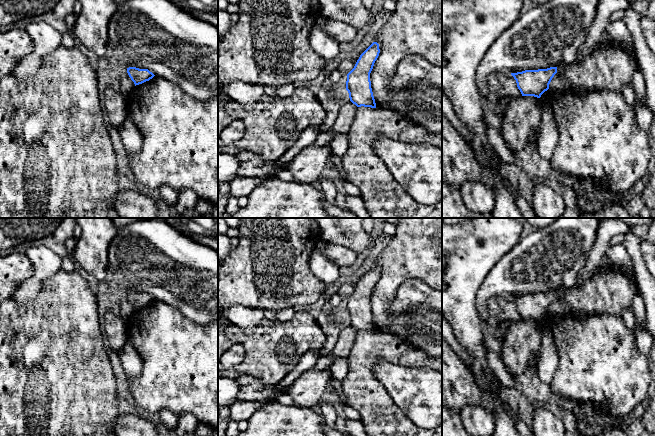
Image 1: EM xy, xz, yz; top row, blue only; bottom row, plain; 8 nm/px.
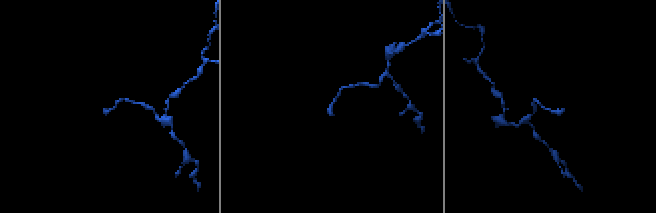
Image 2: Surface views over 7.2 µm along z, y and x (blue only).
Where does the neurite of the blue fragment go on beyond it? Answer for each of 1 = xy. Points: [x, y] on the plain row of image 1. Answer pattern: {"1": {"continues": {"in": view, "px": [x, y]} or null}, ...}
{"1": {"continues": null}}

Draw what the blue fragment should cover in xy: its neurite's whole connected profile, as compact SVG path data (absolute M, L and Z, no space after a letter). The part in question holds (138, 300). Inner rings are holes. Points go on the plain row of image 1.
M136 291L127 292L127 297L131 304L134 306L135 310L149 305L155 300L148 293L139 293Z

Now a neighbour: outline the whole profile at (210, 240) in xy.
M187 233L187 235L194 241L202 245L206 245L209 248L214 249L218 252L218 236L213 235L212 233L207 233L205 235L200 236L191 233Z

